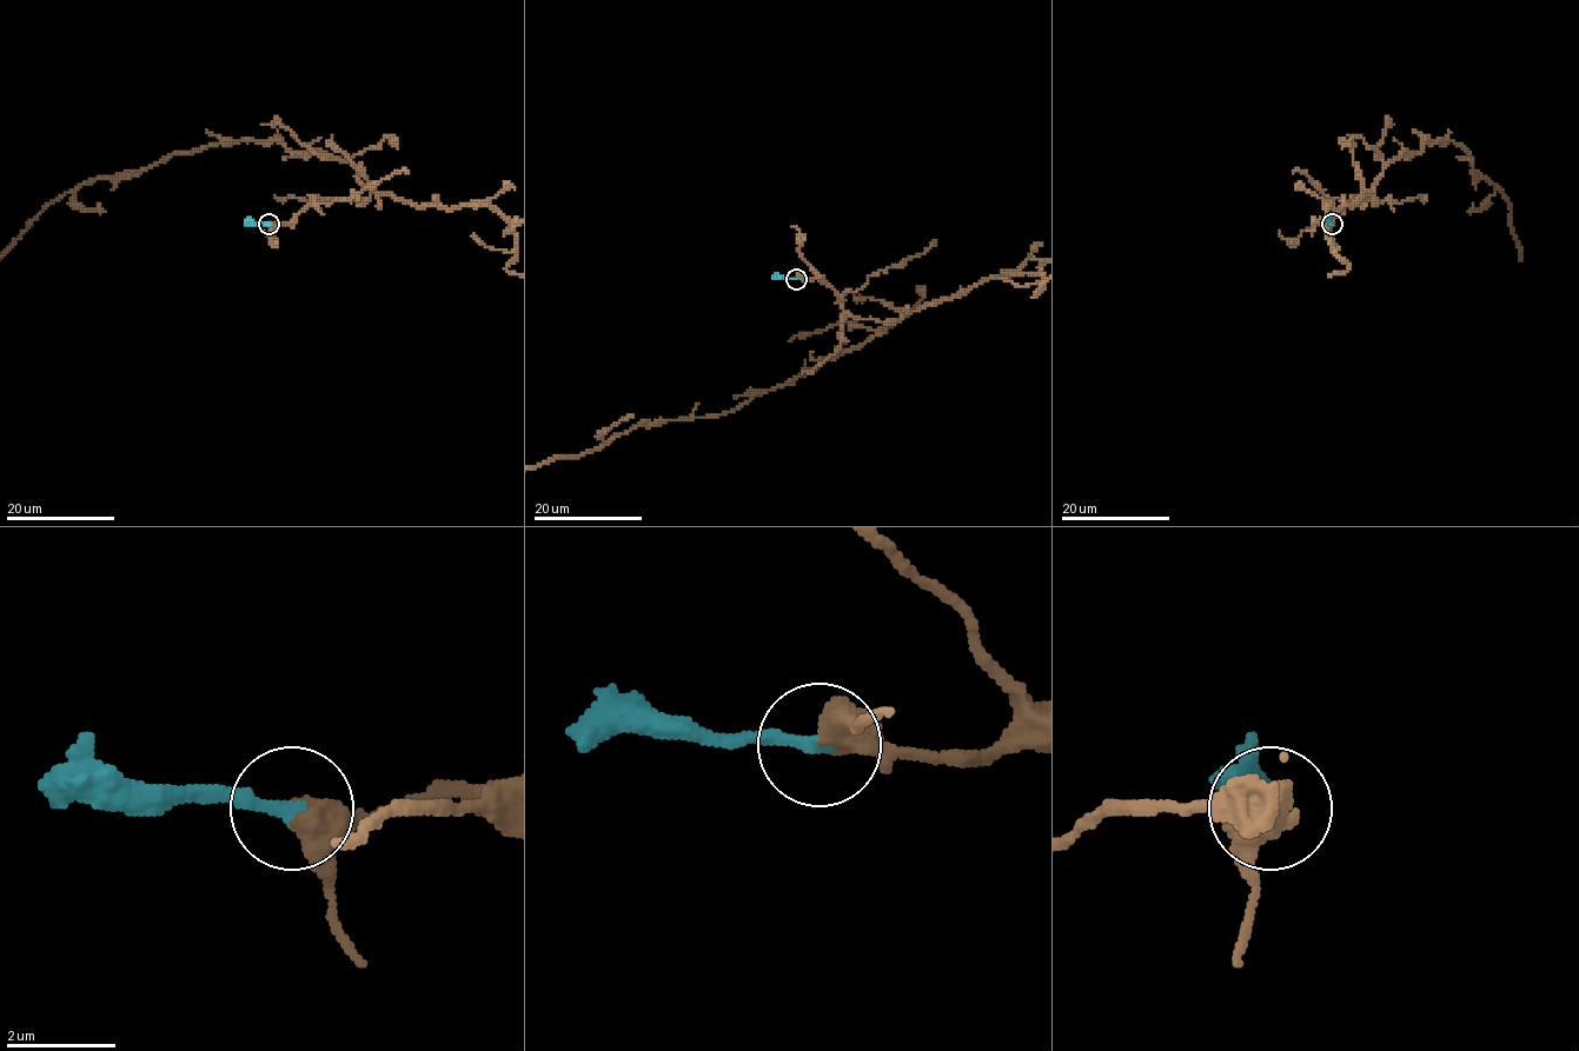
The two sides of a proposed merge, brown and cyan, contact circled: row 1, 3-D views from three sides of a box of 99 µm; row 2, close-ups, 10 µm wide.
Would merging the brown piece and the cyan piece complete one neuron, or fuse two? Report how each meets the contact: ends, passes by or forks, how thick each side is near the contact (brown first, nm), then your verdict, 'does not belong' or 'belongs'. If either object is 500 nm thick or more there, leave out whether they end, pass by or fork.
brown ends; cyan ends; calibres 480 and 280 nm; belongs

